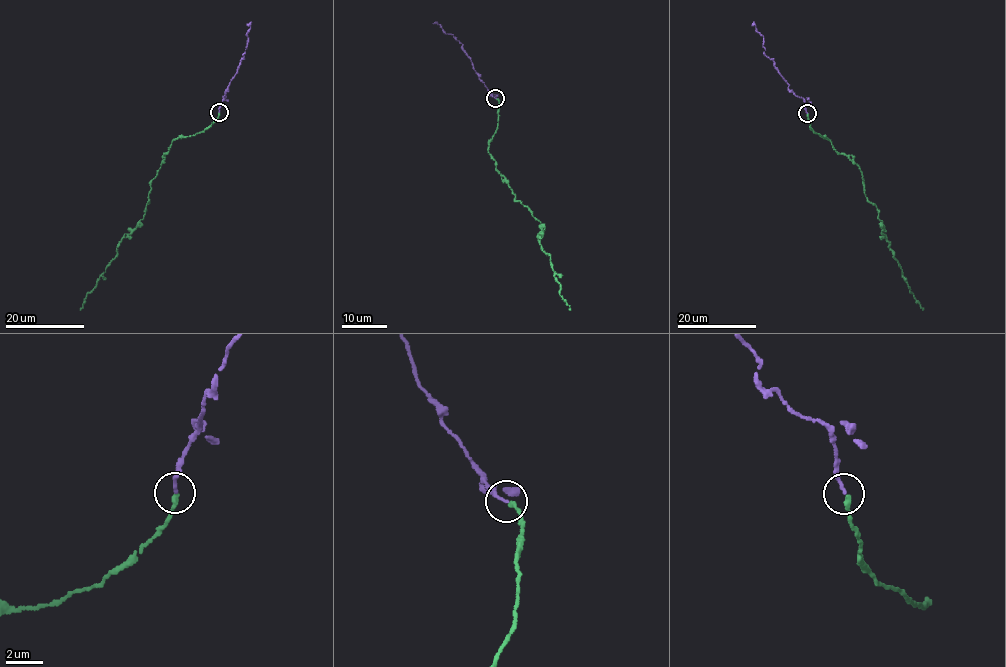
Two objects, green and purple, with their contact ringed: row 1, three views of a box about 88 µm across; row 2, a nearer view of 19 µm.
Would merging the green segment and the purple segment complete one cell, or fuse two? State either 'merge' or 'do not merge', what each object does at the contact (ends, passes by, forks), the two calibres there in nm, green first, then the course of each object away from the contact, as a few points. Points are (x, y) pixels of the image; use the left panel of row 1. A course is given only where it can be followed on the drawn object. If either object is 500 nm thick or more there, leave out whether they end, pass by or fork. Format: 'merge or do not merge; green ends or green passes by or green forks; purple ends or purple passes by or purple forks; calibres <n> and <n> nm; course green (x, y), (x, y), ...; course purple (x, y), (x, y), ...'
merge; green ends; purple ends; calibres 280 and 190 nm; course green (219, 112), (202, 131), (173, 140), (151, 181), (145, 214), (122, 238), (116, 257), (80, 310); course purple (219, 112), (229, 83), (244, 58), (250, 27), (247, 24)

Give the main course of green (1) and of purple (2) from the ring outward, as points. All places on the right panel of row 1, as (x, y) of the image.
1: (807, 113), (814, 132), (826, 136), (840, 154), (859, 167), (865, 194), (876, 206), (881, 231), (923, 310)
2: (807, 113), (804, 100), (789, 90), (774, 61), (764, 54), (763, 37), (752, 23)

